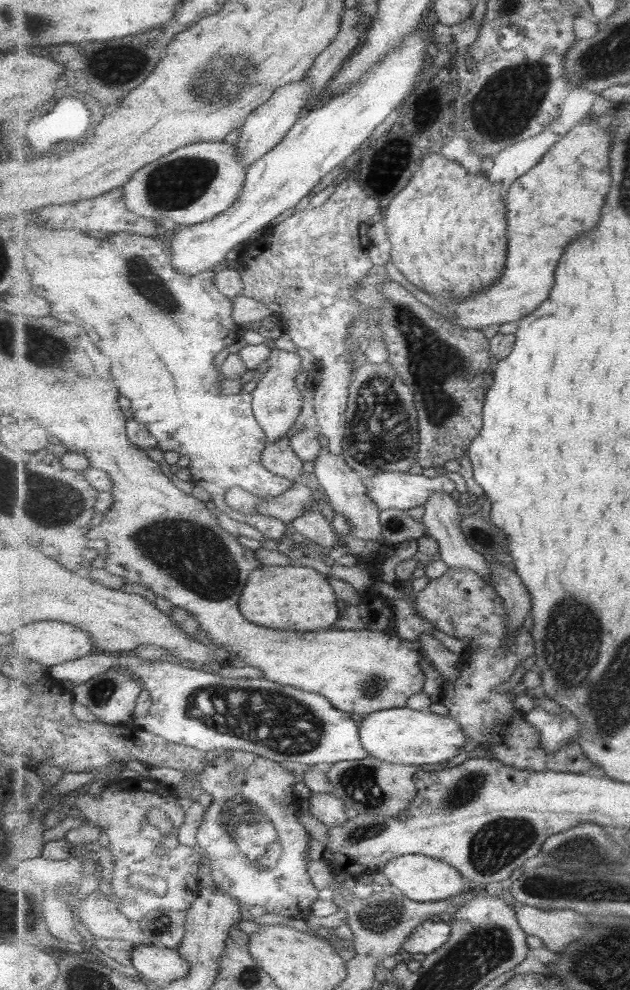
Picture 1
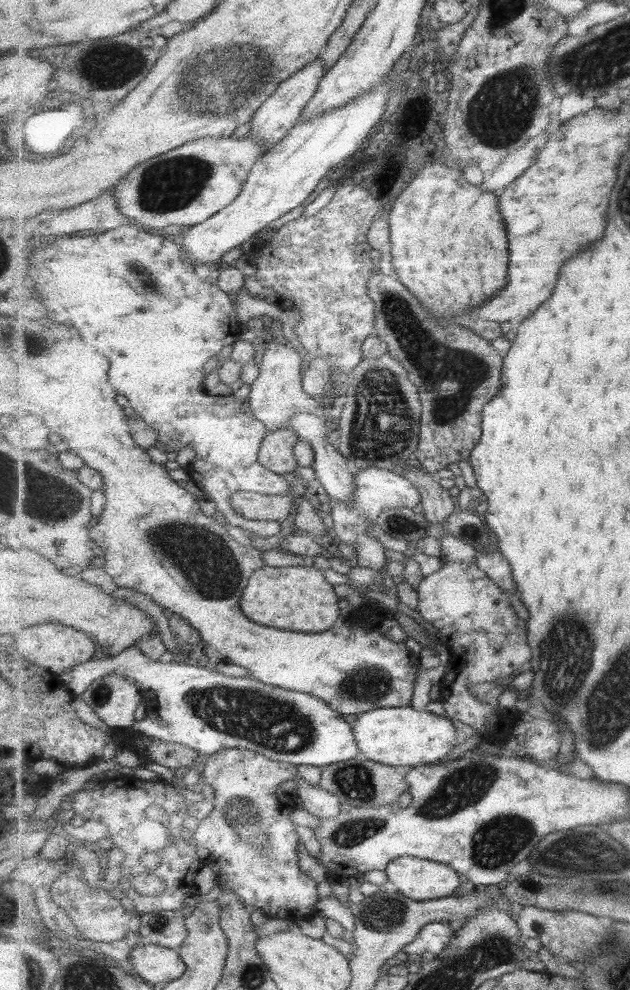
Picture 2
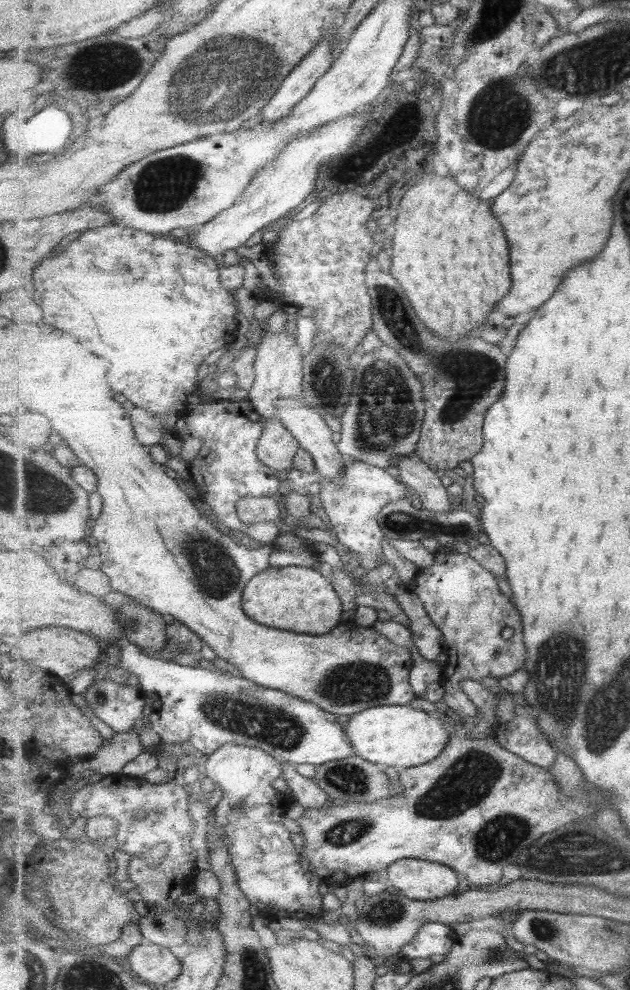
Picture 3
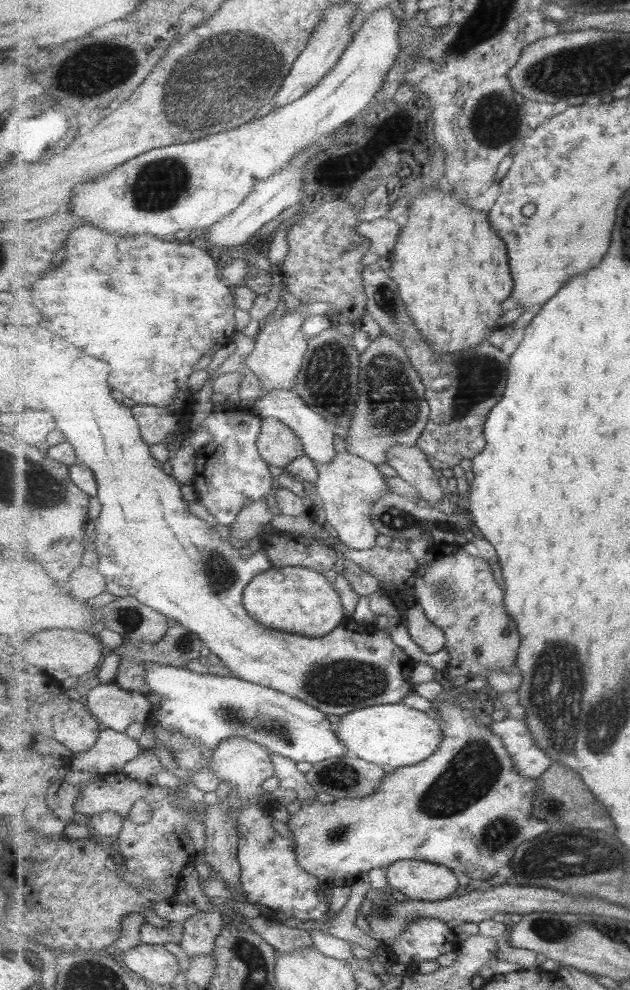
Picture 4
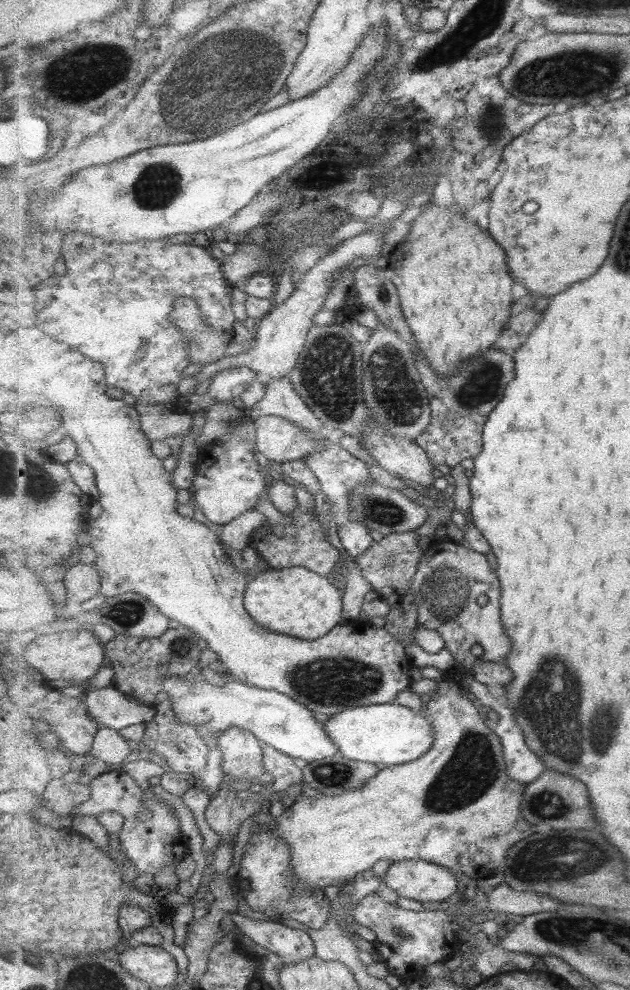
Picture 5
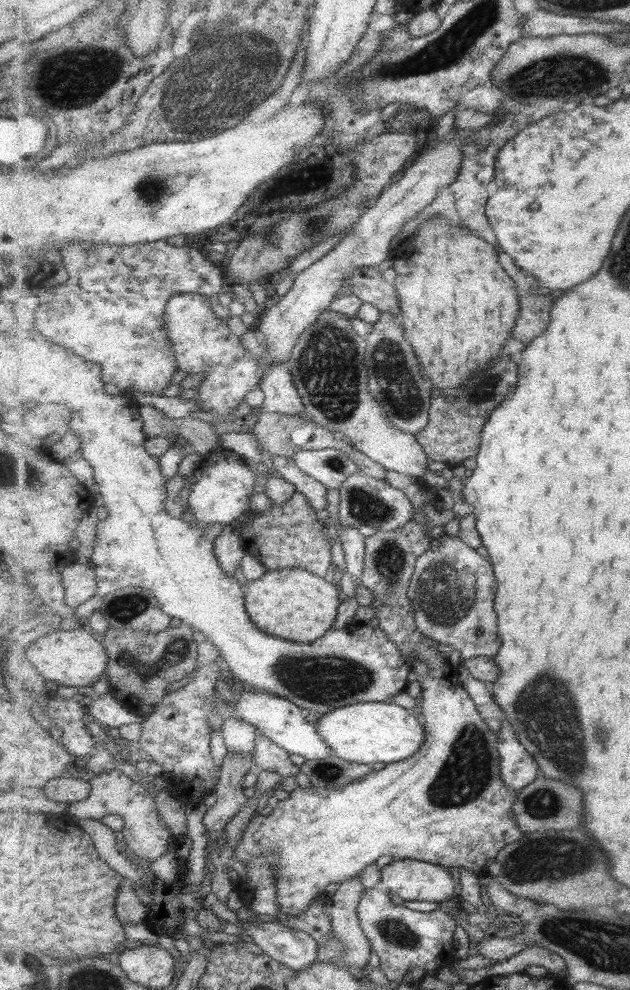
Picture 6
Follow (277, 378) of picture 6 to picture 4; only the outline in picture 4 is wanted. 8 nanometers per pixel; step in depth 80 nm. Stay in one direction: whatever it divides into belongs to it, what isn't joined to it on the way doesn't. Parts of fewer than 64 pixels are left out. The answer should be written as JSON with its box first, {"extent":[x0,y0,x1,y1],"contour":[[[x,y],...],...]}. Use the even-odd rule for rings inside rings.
{"extent":[255,389,340,464],"contour":[[[275,389],[267,393],[262,399],[259,399],[255,407],[255,413],[265,418],[277,418],[285,421],[299,436],[301,444],[305,447],[307,456],[310,456],[315,462],[327,464],[331,462],[340,449],[338,438],[333,434],[331,423],[321,416],[321,413],[315,412],[295,390]]]}

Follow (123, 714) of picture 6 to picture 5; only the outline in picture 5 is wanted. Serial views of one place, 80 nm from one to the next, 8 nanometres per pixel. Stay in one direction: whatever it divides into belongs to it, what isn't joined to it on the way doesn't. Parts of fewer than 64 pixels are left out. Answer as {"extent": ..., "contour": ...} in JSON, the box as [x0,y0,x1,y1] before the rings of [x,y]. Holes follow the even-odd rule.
{"extent":[83,686,157,730],"contour":[[[114,686],[88,689],[83,695],[90,716],[103,726],[123,730],[133,724],[148,723],[157,714],[155,705],[129,697]]]}

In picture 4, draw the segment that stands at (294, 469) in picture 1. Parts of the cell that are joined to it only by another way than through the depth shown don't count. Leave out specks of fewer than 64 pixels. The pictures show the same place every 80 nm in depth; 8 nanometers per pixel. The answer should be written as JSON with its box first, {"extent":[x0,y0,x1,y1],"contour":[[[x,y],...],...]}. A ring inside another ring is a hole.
{"extent":[258,417,306,471],"contour":[[[262,417],[258,447],[263,460],[273,469],[281,467],[284,471],[296,458],[306,455],[296,432],[285,421],[273,417]]]}

